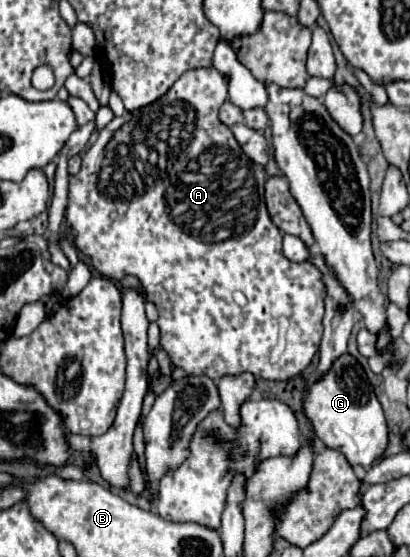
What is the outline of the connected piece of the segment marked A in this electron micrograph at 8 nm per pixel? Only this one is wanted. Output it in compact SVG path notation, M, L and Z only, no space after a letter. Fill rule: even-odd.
M214 67L192 69L192 71L186 71L160 99L156 99L156 103L150 103L140 111L126 111L124 115L114 117L100 131L96 143L84 153L80 171L76 175L70 175L66 223L70 229L72 245L78 247L92 261L94 269L100 275L110 277L114 281L124 279L124 275L134 275L140 279L142 289L146 291L146 299L154 301L160 313L158 317L160 347L168 353L170 361L176 367L184 369L188 375L208 375L214 381L218 381L222 375L238 375L242 371L250 371L254 377L262 377L262 379L284 381L300 375L310 365L314 353L320 347L326 289L322 283L322 273L310 261L294 263L282 255L282 233L270 221L266 203L264 203L266 171L262 165L256 165L240 151L240 145L234 139L230 127L220 123L218 119L218 109L226 101L226 97L228 97L226 79Z

